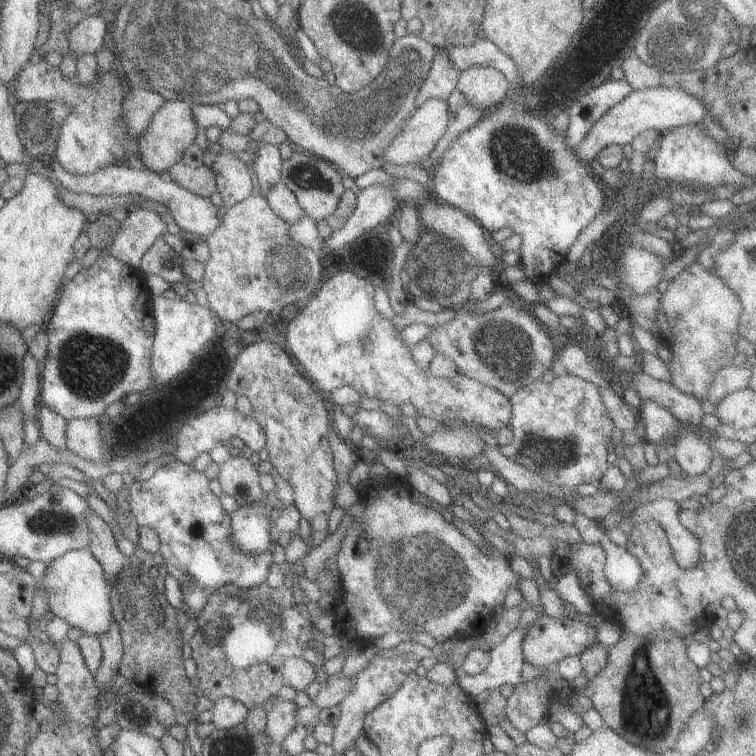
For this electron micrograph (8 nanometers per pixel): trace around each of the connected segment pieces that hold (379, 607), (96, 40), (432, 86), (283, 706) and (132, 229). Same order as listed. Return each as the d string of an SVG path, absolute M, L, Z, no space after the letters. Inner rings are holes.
M390 488L384 490L378 500L362 504L362 518L354 519L346 530L342 548L335 559L342 580L342 600L333 606L334 630L341 638L354 632L359 643L373 644L388 632L428 632L436 644L442 644L448 638L482 637L489 633L494 608L503 604L510 588L520 586L519 576L497 548L489 543L486 543L486 550L479 548L455 523L446 522L440 512L416 500L404 502L392 496ZM361 538L370 542L364 554L357 549Z
M97 14L87 15L80 22L71 24L69 49L77 59L85 54L94 54L103 46L106 28L106 20Z
M438 48L432 66L419 88L415 103L419 107L431 98L446 100L449 94L456 89L459 76L459 70L450 64L446 50Z
M269 698L270 710L266 710L267 723L265 734L268 739L275 743L281 742L294 730L296 726L296 708L298 706L294 701L285 701L280 698Z
M138 207L129 208L128 217L120 222L120 226L120 235L115 239L112 252L120 262L137 268L144 253L148 252L148 248L166 232L164 220L159 212Z

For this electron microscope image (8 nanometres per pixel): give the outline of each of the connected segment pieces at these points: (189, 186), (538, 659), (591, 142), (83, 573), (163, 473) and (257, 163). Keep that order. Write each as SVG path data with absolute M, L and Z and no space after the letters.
M180 161L171 166L167 173L172 182L185 188L188 192L192 192L192 194L210 197L217 191L215 174L209 166L192 168Z
M542 614L527 628L526 636L522 641L522 654L524 660L536 668L554 666L559 660L582 654L584 650L594 646L597 642L596 634L598 634L596 627L576 617L556 618Z
M670 87L633 90L622 102L612 106L602 118L599 118L598 122L592 125L588 134L571 149L580 162L585 162L590 166L594 158L600 154L600 150L604 150L610 144L622 146L631 143L634 138L648 130L663 132L682 125L700 124L706 113L705 102L686 90Z
M74 549L46 565L41 584L54 616L66 620L71 627L80 628L88 636L100 638L100 634L106 634L113 619L110 595L114 586L106 579L96 557L88 549Z
M172 458L148 480L136 479L128 494L128 504L140 527L146 525L156 530L164 566L178 580L186 609L194 614L200 614L215 589L239 592L265 582L273 563L273 549L264 554L246 554L234 548L231 516L210 490L210 480L193 465Z
M259 142L251 146L256 151L256 158L250 164L252 170L256 172L256 178L261 188L261 195L266 196L270 186L282 182L281 180L281 164L279 145Z

